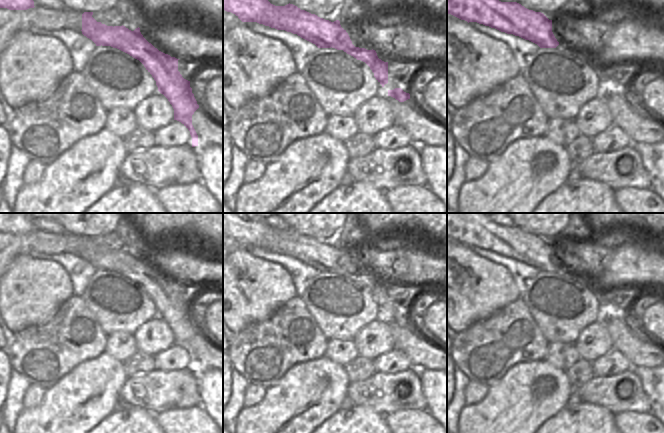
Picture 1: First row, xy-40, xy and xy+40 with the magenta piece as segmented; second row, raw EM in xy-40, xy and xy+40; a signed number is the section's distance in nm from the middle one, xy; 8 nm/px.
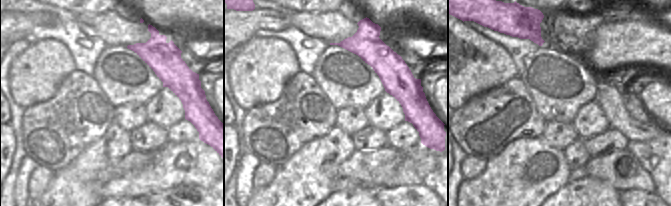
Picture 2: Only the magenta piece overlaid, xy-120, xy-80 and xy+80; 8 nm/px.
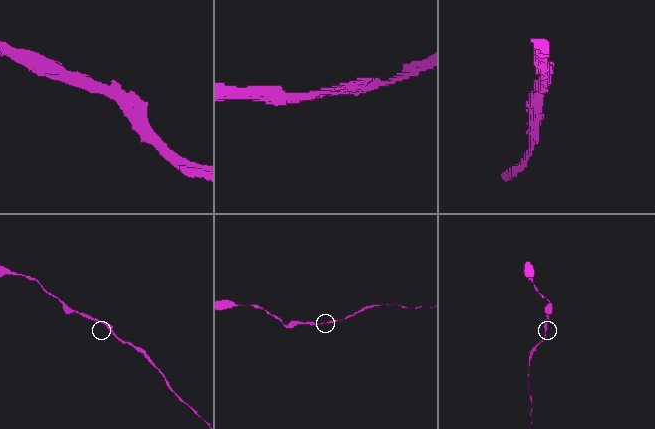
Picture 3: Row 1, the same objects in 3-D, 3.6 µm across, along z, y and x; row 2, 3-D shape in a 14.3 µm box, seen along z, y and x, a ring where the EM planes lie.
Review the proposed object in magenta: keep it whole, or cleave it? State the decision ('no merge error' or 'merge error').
no merge error

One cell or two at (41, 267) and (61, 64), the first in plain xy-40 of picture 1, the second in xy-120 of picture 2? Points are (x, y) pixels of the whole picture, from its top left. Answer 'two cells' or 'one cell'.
one cell

